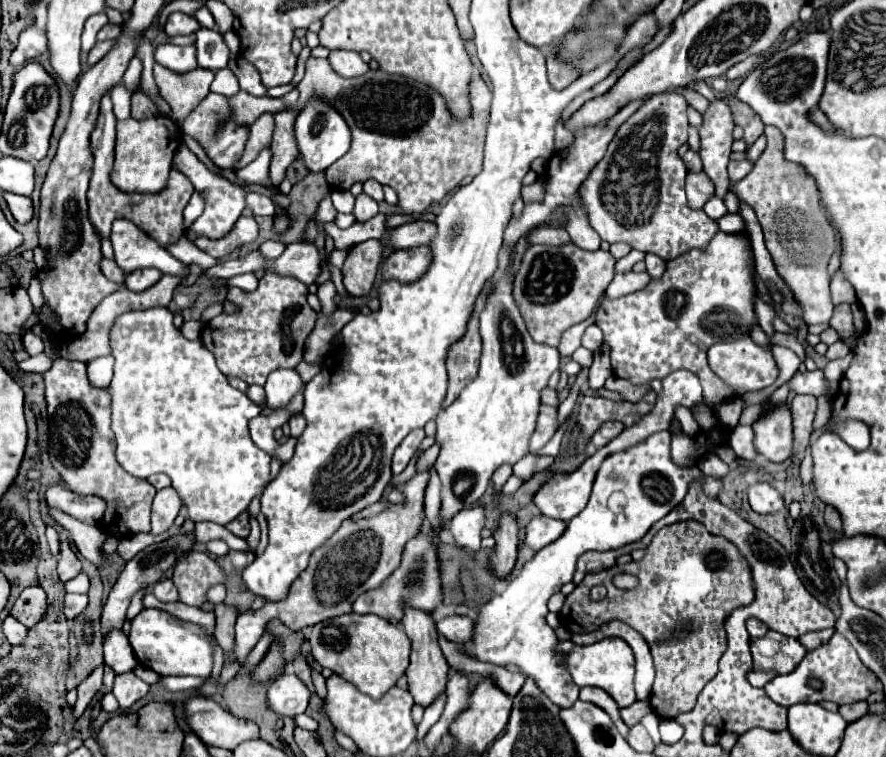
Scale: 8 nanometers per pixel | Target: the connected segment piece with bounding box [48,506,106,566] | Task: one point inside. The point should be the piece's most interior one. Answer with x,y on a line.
88,539

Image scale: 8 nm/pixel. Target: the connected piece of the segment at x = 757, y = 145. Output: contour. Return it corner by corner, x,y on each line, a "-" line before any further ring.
760,136
750,148
748,148
748,152
746,152
746,160
750,160
750,162
756,162
758,158
760,158
760,154
762,154
762,150
764,150
764,146
766,146
766,140

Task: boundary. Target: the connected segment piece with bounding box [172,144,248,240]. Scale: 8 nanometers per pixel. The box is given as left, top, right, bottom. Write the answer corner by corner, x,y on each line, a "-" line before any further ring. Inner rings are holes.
180,144
178,152
174,154
174,164
176,170
180,170
182,174
188,176
188,180
192,182
194,190
204,198
204,212
202,216
192,224
192,228
186,232
188,238
192,240
194,234
206,234
210,238
222,238
224,234
230,232
230,228
234,226
236,218
242,214
242,210
246,208
246,194
248,190
242,186
234,186
230,182
226,182
224,178
218,178
216,174
212,174
188,148
186,144

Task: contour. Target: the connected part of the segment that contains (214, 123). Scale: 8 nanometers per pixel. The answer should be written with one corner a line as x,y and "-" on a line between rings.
208,94
208,96
190,112
190,116
188,116
180,126
182,126
182,132
184,132
184,134
196,138
196,140
204,146
208,158
210,158
216,166
220,166
220,168
230,168
230,170
232,170
232,166
238,162
238,158
240,158
242,150
244,150
244,144
246,144
246,140
248,140
248,128
236,126
236,124
232,122
232,112
228,110
228,98
224,98
224,96
220,96
220,94

